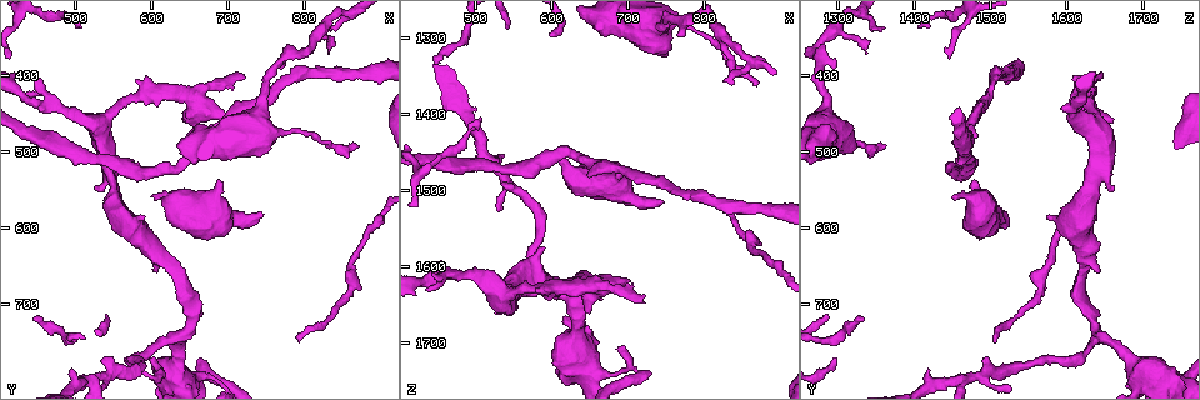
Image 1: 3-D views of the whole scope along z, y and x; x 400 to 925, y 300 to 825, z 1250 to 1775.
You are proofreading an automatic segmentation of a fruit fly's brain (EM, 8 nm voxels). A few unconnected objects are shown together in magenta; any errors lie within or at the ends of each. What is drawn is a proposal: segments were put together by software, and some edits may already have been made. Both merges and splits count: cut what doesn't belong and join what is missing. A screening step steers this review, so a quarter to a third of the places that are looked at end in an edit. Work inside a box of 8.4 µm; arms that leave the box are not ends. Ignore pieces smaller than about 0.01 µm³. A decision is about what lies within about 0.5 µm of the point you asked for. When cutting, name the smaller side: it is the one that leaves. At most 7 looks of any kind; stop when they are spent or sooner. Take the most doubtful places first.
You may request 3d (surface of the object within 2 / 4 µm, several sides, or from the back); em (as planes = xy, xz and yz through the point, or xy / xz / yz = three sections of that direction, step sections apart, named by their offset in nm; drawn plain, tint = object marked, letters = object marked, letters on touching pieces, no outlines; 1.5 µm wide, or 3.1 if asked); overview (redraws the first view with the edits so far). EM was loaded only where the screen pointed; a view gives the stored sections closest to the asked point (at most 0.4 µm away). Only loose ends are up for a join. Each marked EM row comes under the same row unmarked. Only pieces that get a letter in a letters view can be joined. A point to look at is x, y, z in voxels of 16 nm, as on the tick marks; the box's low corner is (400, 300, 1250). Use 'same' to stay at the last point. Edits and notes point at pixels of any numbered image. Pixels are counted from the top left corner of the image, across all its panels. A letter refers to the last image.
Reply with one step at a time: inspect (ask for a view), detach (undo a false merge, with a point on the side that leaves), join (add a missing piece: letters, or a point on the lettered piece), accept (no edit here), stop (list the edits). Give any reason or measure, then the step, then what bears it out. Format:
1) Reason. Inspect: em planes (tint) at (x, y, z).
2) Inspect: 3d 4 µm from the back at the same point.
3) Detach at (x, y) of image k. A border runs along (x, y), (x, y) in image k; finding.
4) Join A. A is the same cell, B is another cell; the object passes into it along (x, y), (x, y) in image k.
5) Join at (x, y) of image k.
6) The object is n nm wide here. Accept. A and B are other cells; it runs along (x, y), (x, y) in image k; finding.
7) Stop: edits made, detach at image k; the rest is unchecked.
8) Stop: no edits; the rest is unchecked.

Inspect: em xz step 4 (tint) at (720, 400, 1650).

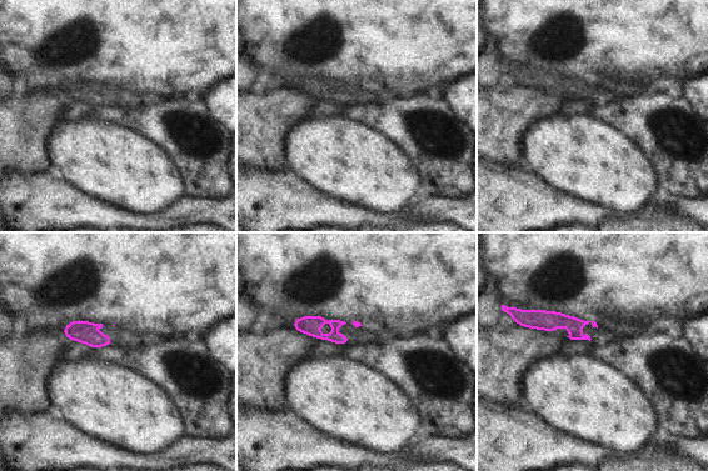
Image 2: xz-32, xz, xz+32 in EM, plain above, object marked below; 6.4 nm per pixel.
Inspect: em yz step 4 (letters) at the same point.

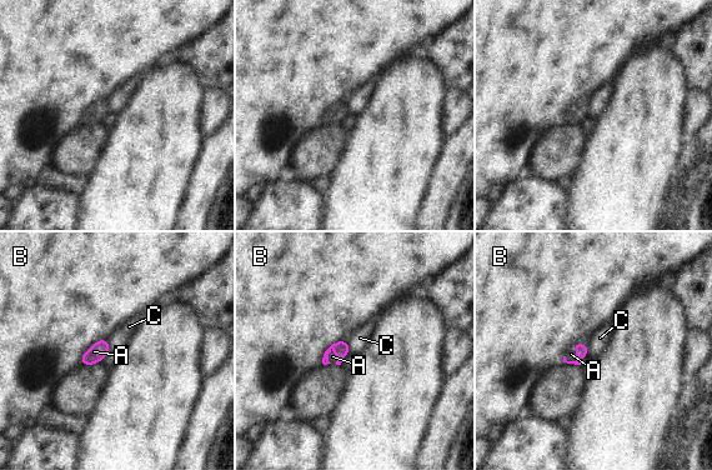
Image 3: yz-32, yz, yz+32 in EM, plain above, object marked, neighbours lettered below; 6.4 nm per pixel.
The longest contact is with B, 260 nm. Join A. A is the same cell, B and C are other cells; the cell continues.

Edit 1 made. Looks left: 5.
Free end. Inspect: em planes (letters) at (790, 750, 1505).

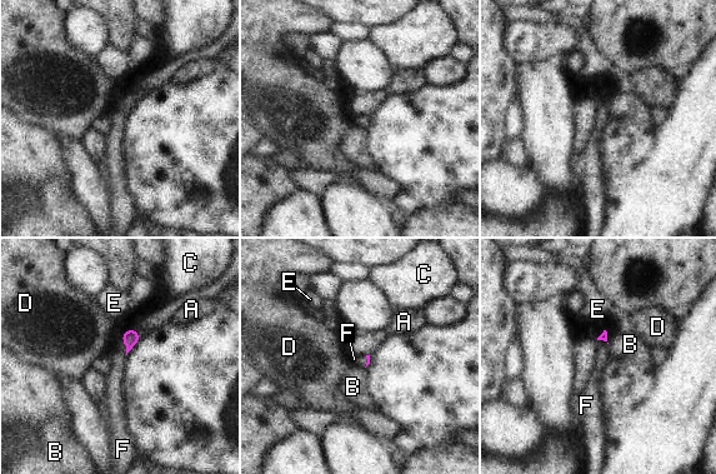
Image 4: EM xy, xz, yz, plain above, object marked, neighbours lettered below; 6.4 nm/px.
Join F. F is the same cell, A, B, C, D and E are other cells; the object passes into it along (130, 338), (125, 345), (114, 378) in image 4; the cell continues.

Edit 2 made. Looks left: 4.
Stop: edits made, join at image 3, join at image 4; the rest is unchecked.

